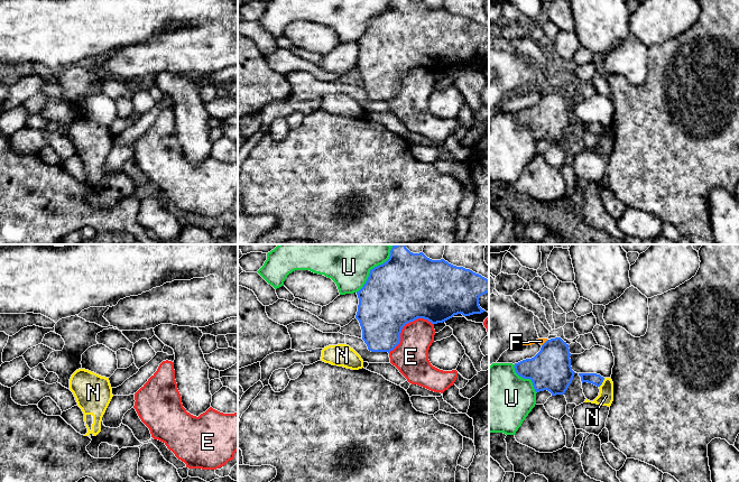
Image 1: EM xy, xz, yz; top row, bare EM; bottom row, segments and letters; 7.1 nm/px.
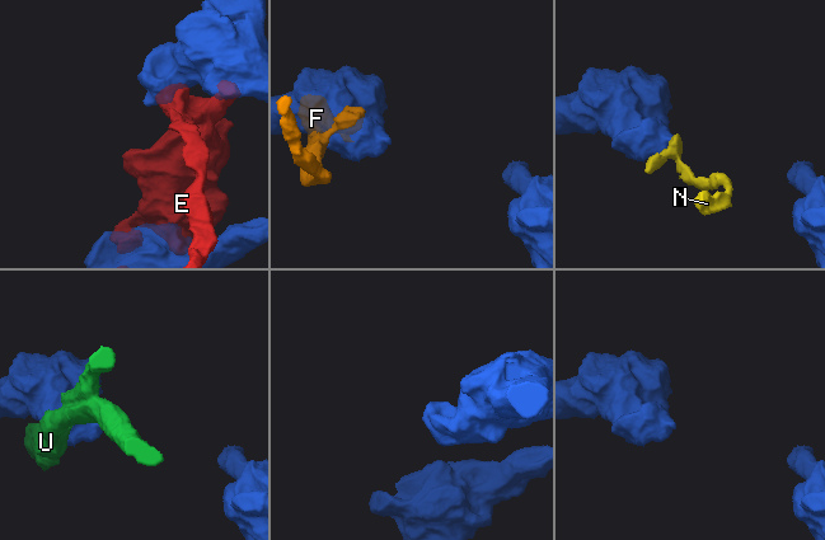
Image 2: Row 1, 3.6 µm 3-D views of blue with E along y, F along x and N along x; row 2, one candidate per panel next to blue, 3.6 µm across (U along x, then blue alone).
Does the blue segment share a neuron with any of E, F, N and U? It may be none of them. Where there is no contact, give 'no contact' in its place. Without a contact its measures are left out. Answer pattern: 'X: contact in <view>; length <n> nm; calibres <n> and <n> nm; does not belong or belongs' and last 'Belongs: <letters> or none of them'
E: contact in xz; length 380 nm; calibres 460 and 260 nm; does not belong
F: contact in yz; length 60 nm; calibres 300 and 50 nm; does not belong
N: contact in yz; length 80 nm; calibres 80 and 110 nm; does not belong
U: contact in xz; length 420 nm; calibres 460 and 480 nm; does not belong
Belongs: none of them

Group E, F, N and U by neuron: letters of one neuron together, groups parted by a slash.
E / F / N / U

